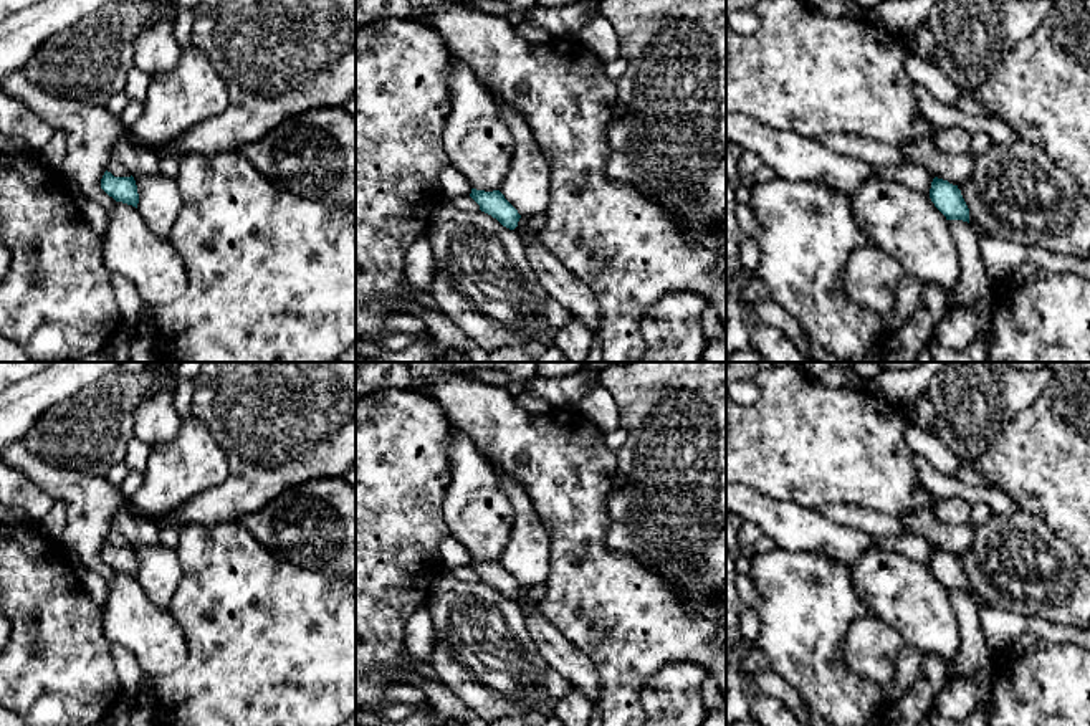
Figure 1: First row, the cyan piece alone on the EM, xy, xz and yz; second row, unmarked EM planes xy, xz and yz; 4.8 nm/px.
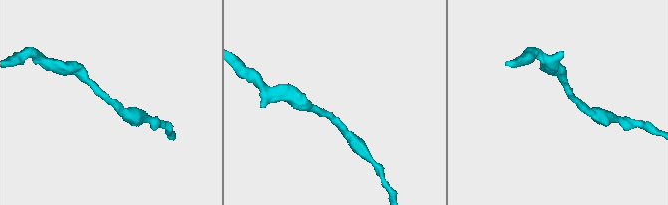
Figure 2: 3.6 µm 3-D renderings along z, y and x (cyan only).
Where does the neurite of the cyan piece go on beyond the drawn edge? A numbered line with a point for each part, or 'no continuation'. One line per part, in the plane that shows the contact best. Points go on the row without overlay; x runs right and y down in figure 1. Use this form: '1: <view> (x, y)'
no continuation

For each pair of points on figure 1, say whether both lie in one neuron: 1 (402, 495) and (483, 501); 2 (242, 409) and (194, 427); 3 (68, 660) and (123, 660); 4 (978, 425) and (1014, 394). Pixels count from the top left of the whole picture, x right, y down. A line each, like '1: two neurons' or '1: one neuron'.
1: two neurons
2: two neurons
3: two neurons
4: one neuron

